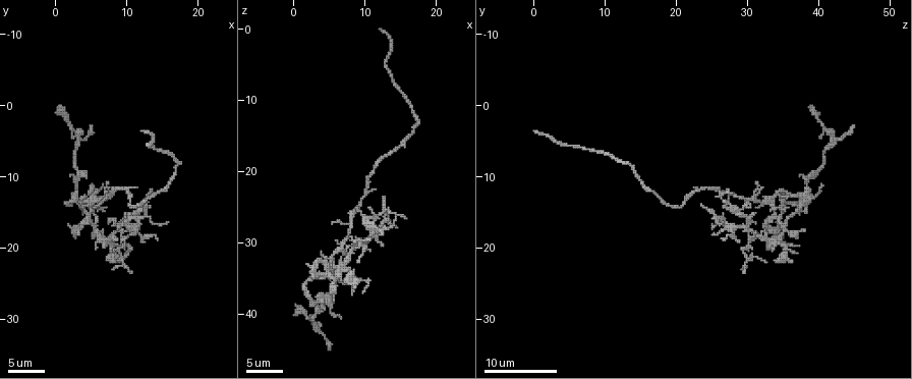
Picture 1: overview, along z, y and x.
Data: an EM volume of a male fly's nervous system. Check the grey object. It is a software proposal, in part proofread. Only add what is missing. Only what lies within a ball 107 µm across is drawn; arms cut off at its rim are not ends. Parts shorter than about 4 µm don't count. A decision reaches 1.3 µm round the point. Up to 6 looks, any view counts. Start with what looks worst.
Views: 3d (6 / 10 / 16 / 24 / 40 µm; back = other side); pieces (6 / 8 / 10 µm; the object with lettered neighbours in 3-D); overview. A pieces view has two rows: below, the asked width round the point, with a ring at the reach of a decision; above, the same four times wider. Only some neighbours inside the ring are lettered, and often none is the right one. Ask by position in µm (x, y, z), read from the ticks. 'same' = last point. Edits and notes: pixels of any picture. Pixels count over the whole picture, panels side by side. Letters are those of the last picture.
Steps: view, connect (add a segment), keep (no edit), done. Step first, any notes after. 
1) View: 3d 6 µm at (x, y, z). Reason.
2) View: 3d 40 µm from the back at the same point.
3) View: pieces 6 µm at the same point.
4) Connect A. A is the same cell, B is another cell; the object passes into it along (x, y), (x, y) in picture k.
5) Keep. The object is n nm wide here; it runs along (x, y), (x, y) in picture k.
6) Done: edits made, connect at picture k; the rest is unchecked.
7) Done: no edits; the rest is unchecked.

View: pieces 6 µm at (0.5, 0.0, 39.0). An open end.

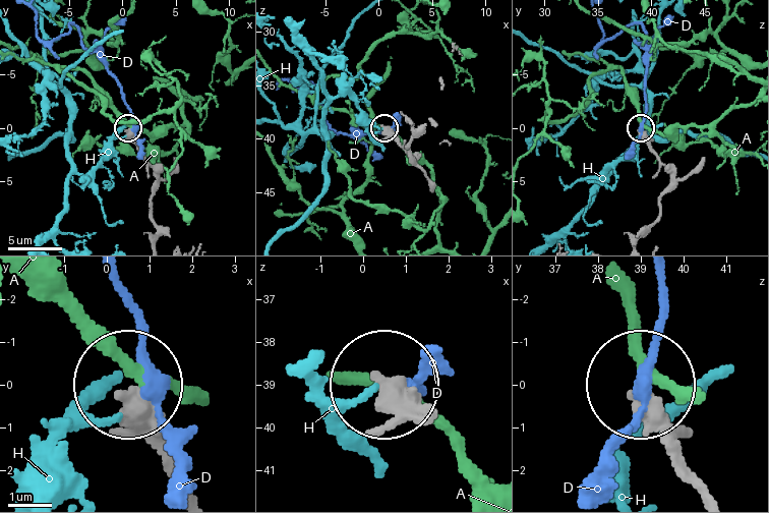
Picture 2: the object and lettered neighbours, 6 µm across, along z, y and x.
Keep. A, D and H are other cells; it runs along (154, 237), (156, 224), (150, 198), (156, 172), (129, 128) in picture 2; no lettered segment goes on from it.

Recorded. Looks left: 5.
View: pieces 6 µm at (9.0, 22.0, 36.5). An open end.

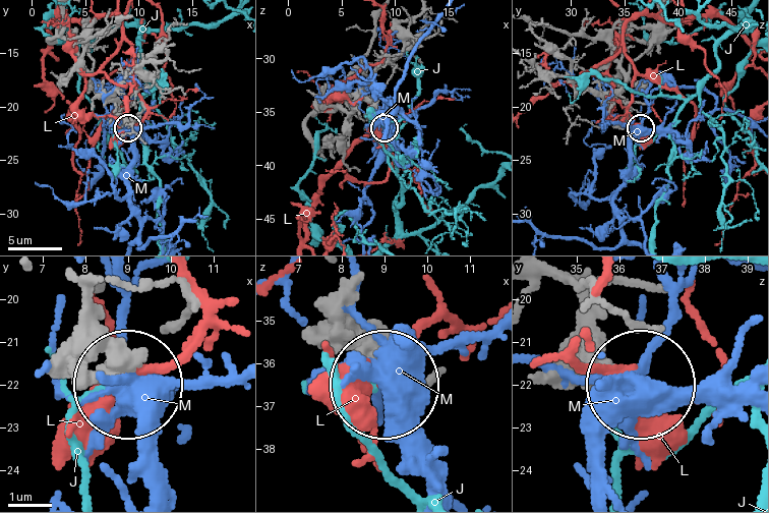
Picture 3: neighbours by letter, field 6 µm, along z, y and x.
Keep. J, L and M are other cells; no lettered segment goes on from it.

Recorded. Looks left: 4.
View: pieces 6 µm at (5.0, 3.0, 45.0). Branch stops here.

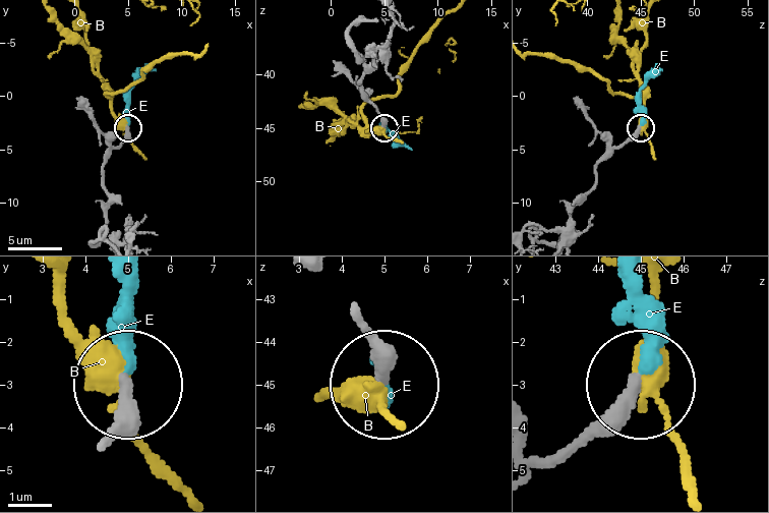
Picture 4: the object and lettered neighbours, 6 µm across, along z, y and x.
Connect E. E is the same cell, B is another cell; the object passes into it along (544, 460), (610, 409), (639, 365), (636, 278) in picture 4; it goes on there.

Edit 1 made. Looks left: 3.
Done: edits made, connect at picture 4; the rest is unchecked.

